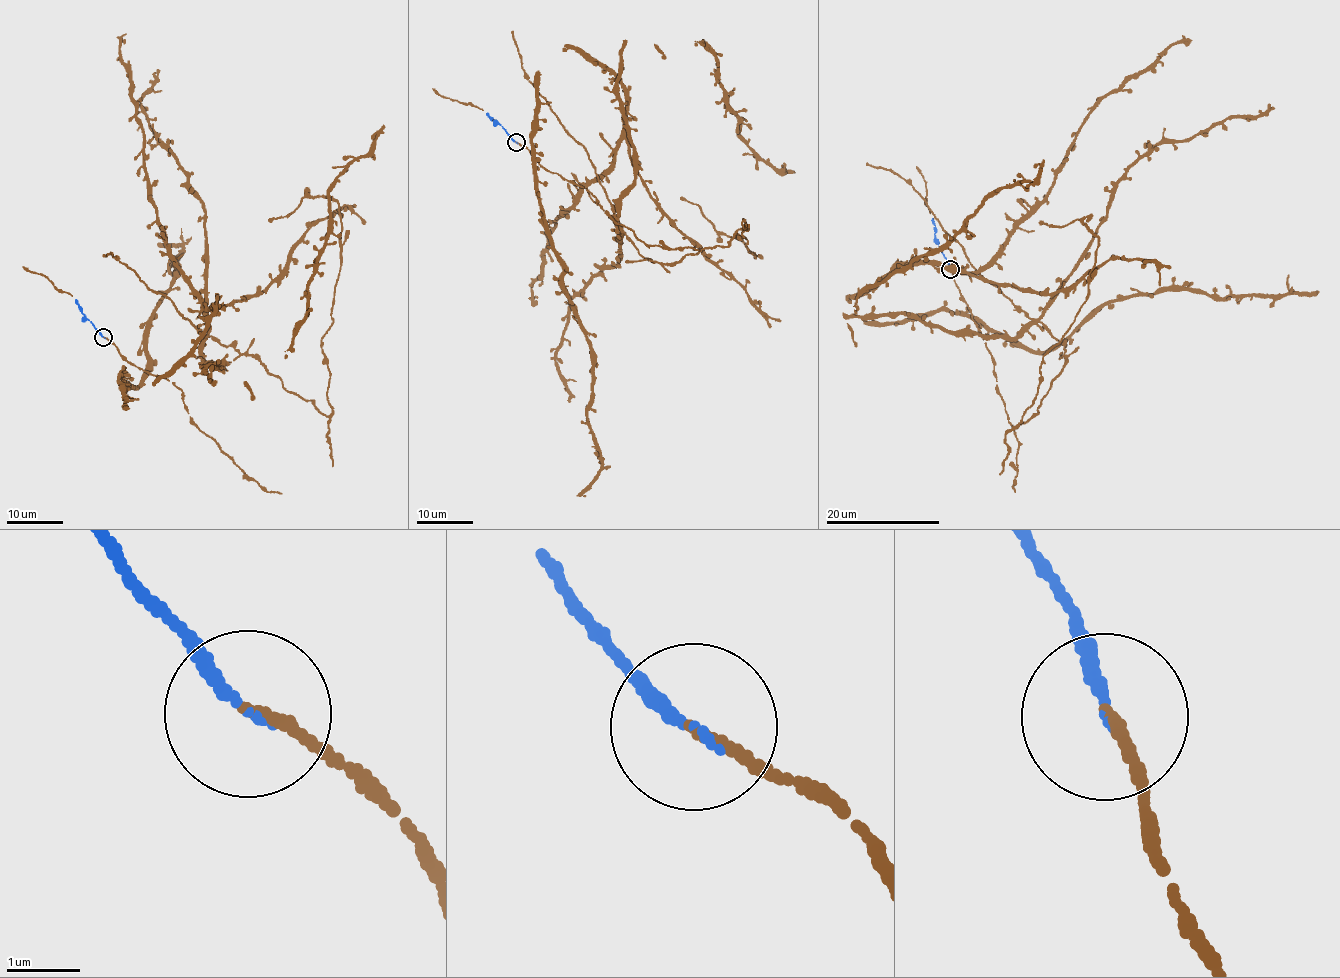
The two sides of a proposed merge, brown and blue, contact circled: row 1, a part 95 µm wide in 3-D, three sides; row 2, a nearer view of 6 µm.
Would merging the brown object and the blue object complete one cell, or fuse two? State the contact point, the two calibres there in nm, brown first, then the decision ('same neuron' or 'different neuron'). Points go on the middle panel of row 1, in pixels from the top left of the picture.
place (516, 142); calibres 140 and 160 nm; same neuron

